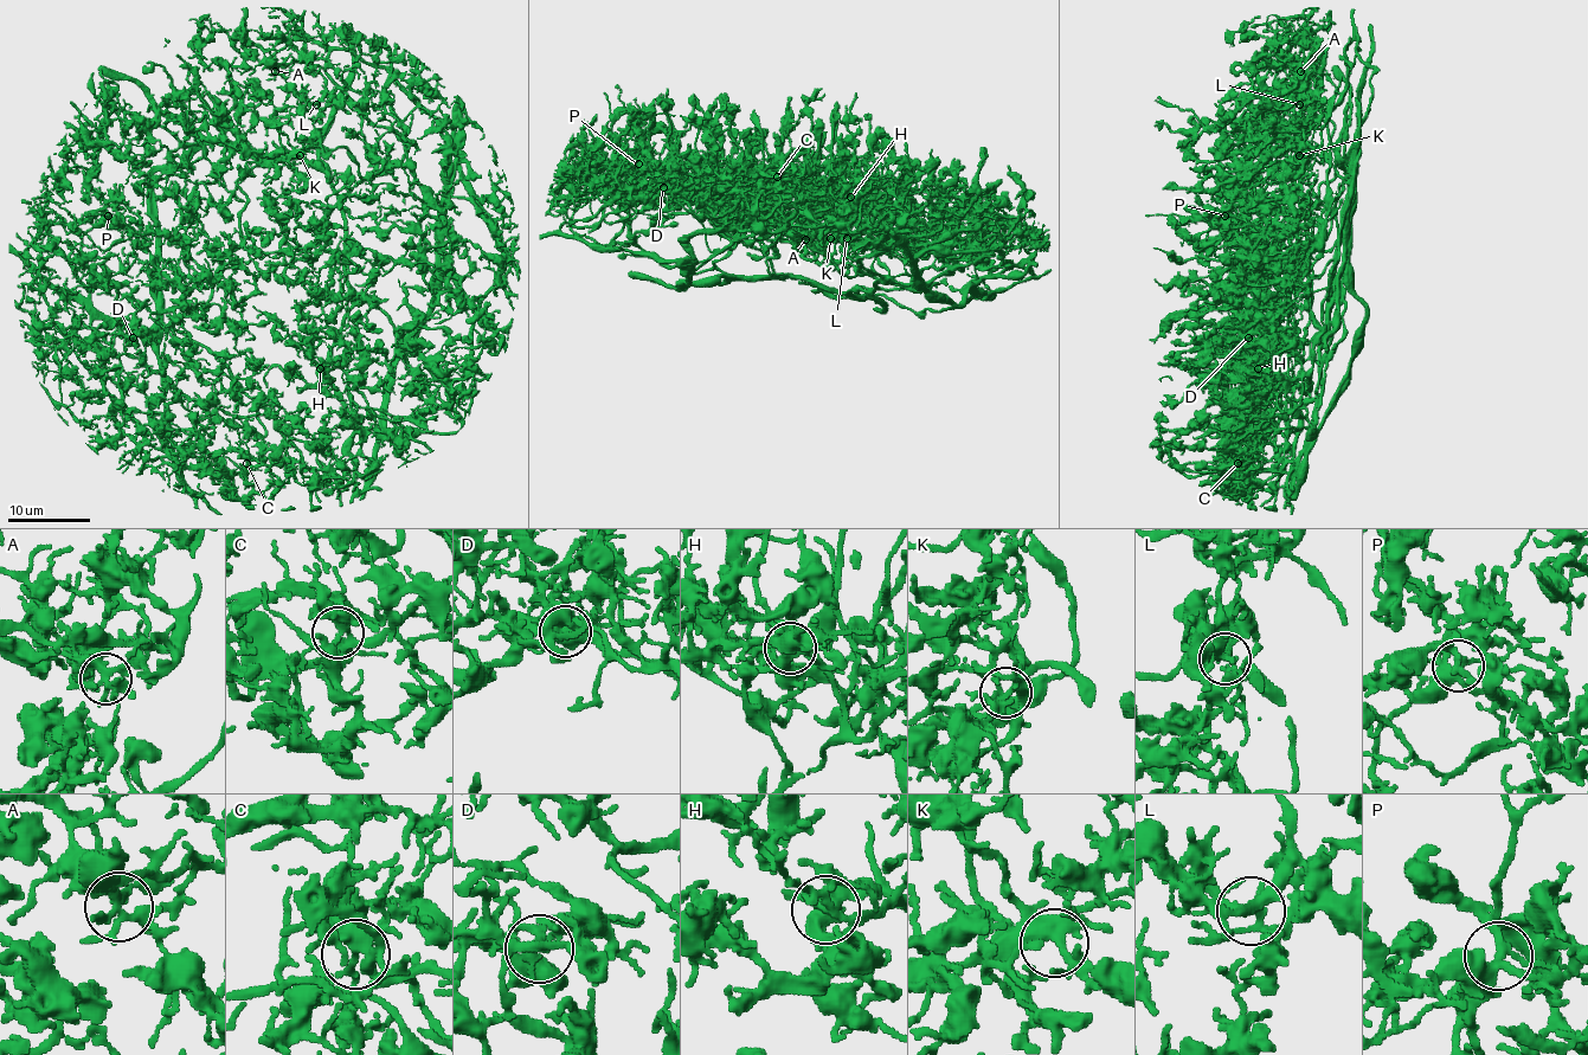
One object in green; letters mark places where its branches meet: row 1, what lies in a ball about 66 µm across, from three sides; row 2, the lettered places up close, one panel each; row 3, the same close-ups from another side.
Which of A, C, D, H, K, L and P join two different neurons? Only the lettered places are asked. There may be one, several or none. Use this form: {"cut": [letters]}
{"cut": []}

